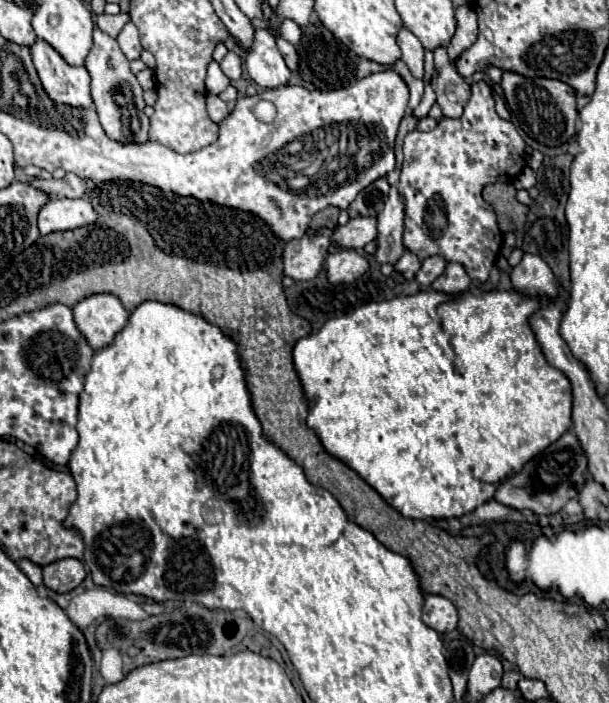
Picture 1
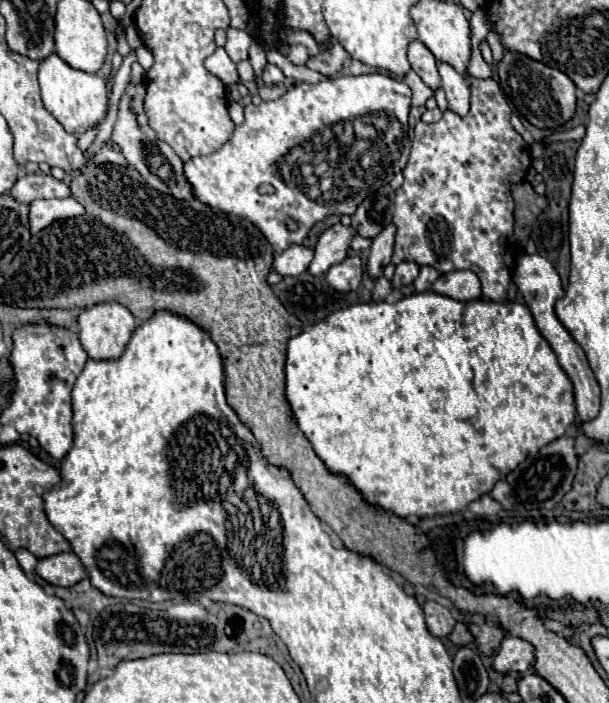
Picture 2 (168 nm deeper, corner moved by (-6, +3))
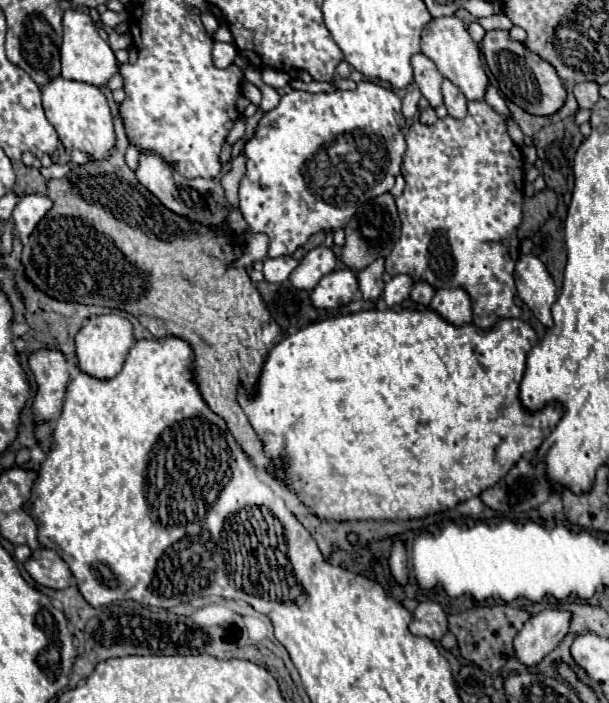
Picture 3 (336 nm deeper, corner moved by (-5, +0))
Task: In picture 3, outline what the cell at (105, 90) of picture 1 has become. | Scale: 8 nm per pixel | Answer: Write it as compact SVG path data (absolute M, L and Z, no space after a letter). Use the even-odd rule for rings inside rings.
M144 149L144 151L140 151L140 161L138 161L138 167L136 167L136 179L152 195L156 195L170 211L174 211L178 215L184 215L184 217L188 217L192 221L198 221L198 223L204 223L204 225L220 225L224 219L228 219L228 229L236 235L234 239L238 243L248 239L248 247L244 251L244 257L238 259L236 265L248 267L248 265L252 265L256 261L264 261L266 251L268 251L268 237L248 233L240 211L230 211L218 177L214 177L214 179L200 179L200 177L198 179L186 179L184 175L180 175L176 171L176 167L172 163L166 163L158 153L154 153L150 149ZM240 235L242 235L242 241L240 241Z

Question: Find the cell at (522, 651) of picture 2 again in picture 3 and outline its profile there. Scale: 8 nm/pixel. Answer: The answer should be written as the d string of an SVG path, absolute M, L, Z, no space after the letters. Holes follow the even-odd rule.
M546 609L524 623L524 629L514 637L514 657L522 665L540 663L566 635L570 613Z

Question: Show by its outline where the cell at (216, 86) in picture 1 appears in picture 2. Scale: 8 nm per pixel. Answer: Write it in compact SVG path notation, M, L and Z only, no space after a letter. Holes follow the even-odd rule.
M217 48L207 60L205 60L205 68L219 76L227 86L239 82L239 76L237 76L237 68L235 68L235 62L227 56L225 48Z

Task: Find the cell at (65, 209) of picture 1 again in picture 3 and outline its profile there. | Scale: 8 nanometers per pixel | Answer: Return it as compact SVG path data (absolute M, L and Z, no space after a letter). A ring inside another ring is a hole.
M26 195L12 213L18 237L28 237L46 215L46 211L50 211L50 207L54 207L54 203L50 203L46 195Z

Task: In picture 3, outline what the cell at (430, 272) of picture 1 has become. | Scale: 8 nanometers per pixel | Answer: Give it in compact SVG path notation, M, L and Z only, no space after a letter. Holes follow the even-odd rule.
M416 281L412 287L412 293L410 293L412 301L416 301L420 305L428 305L432 295L434 295L434 287L430 287L430 283L426 283L426 281Z

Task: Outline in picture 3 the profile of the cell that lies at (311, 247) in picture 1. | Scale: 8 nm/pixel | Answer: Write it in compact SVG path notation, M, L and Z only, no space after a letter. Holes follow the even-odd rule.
M278 257L268 259L264 263L264 279L270 283L282 283L290 277L290 273L298 267L298 261L294 257Z

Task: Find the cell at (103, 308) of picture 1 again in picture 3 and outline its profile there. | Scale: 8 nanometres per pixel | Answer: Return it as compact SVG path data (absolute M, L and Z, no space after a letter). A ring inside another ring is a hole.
M98 315L92 317L76 335L76 357L78 357L78 367L86 371L92 377L98 379L110 379L114 377L126 359L126 353L134 345L134 333L132 333L132 323L122 317L122 315Z

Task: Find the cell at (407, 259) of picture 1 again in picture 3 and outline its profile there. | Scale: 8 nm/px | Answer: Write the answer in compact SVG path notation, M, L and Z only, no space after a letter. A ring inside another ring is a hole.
M396 275L392 277L392 281L386 283L384 287L384 301L388 307L392 305L400 305L404 299L408 299L410 289L412 289L414 281L410 275Z

